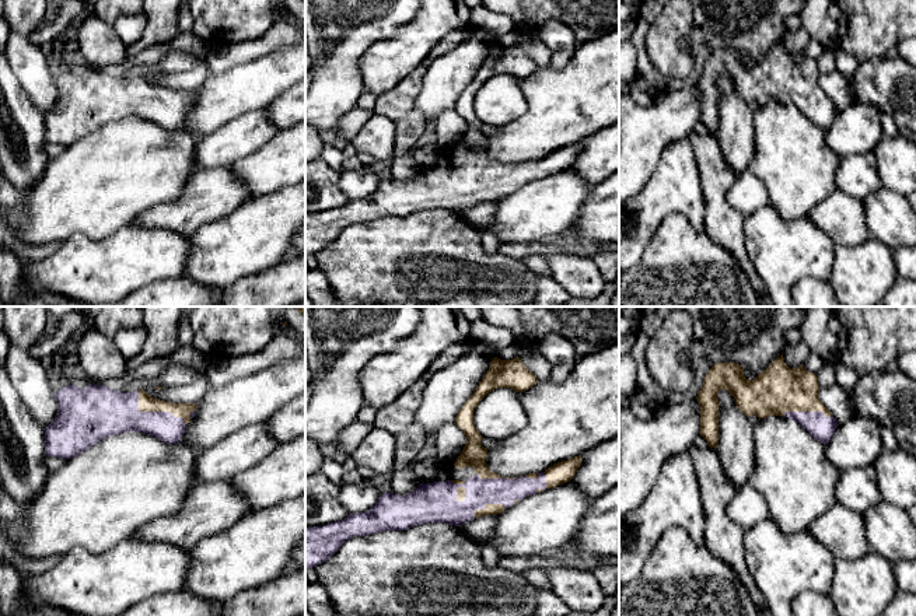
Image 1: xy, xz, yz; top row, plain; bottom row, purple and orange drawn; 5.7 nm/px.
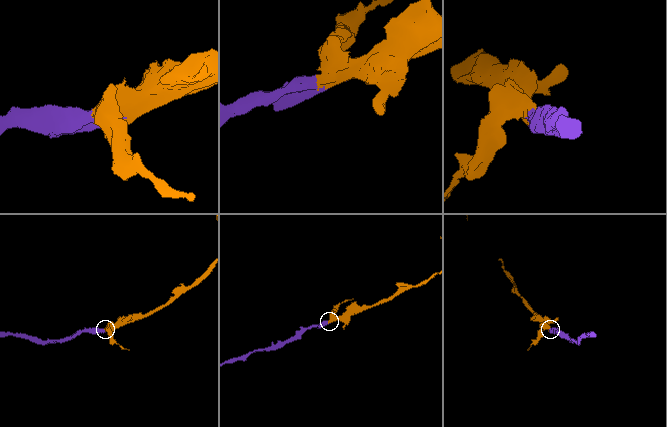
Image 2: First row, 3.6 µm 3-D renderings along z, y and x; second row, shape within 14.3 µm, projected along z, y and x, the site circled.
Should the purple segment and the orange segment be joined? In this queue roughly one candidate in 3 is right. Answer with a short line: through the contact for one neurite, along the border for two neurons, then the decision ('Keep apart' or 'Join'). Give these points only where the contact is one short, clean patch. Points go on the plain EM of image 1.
Join

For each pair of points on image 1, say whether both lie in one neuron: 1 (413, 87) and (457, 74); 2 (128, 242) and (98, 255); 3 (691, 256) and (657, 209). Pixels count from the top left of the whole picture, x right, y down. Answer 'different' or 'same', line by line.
1: different
2: same
3: different

